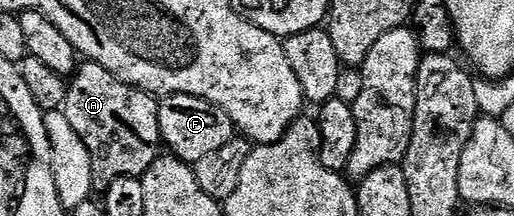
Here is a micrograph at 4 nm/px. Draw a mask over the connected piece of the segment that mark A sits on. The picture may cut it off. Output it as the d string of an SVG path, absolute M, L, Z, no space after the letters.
M82 62L71 76L64 112L91 153L93 185L104 193L120 175L142 176L162 154L158 100L147 91L115 78L103 65Z

